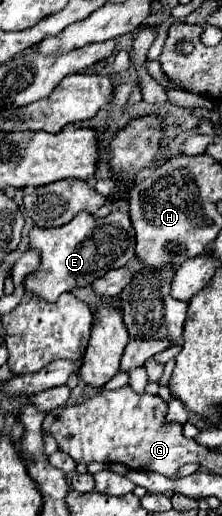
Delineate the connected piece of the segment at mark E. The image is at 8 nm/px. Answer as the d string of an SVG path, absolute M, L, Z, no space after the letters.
M118 209L110 211L104 219L82 213L62 227L34 227L30 231L30 249L40 253L40 267L26 275L24 289L48 303L56 303L62 293L90 285L114 267L124 267L134 257L134 229L130 227L128 213Z

